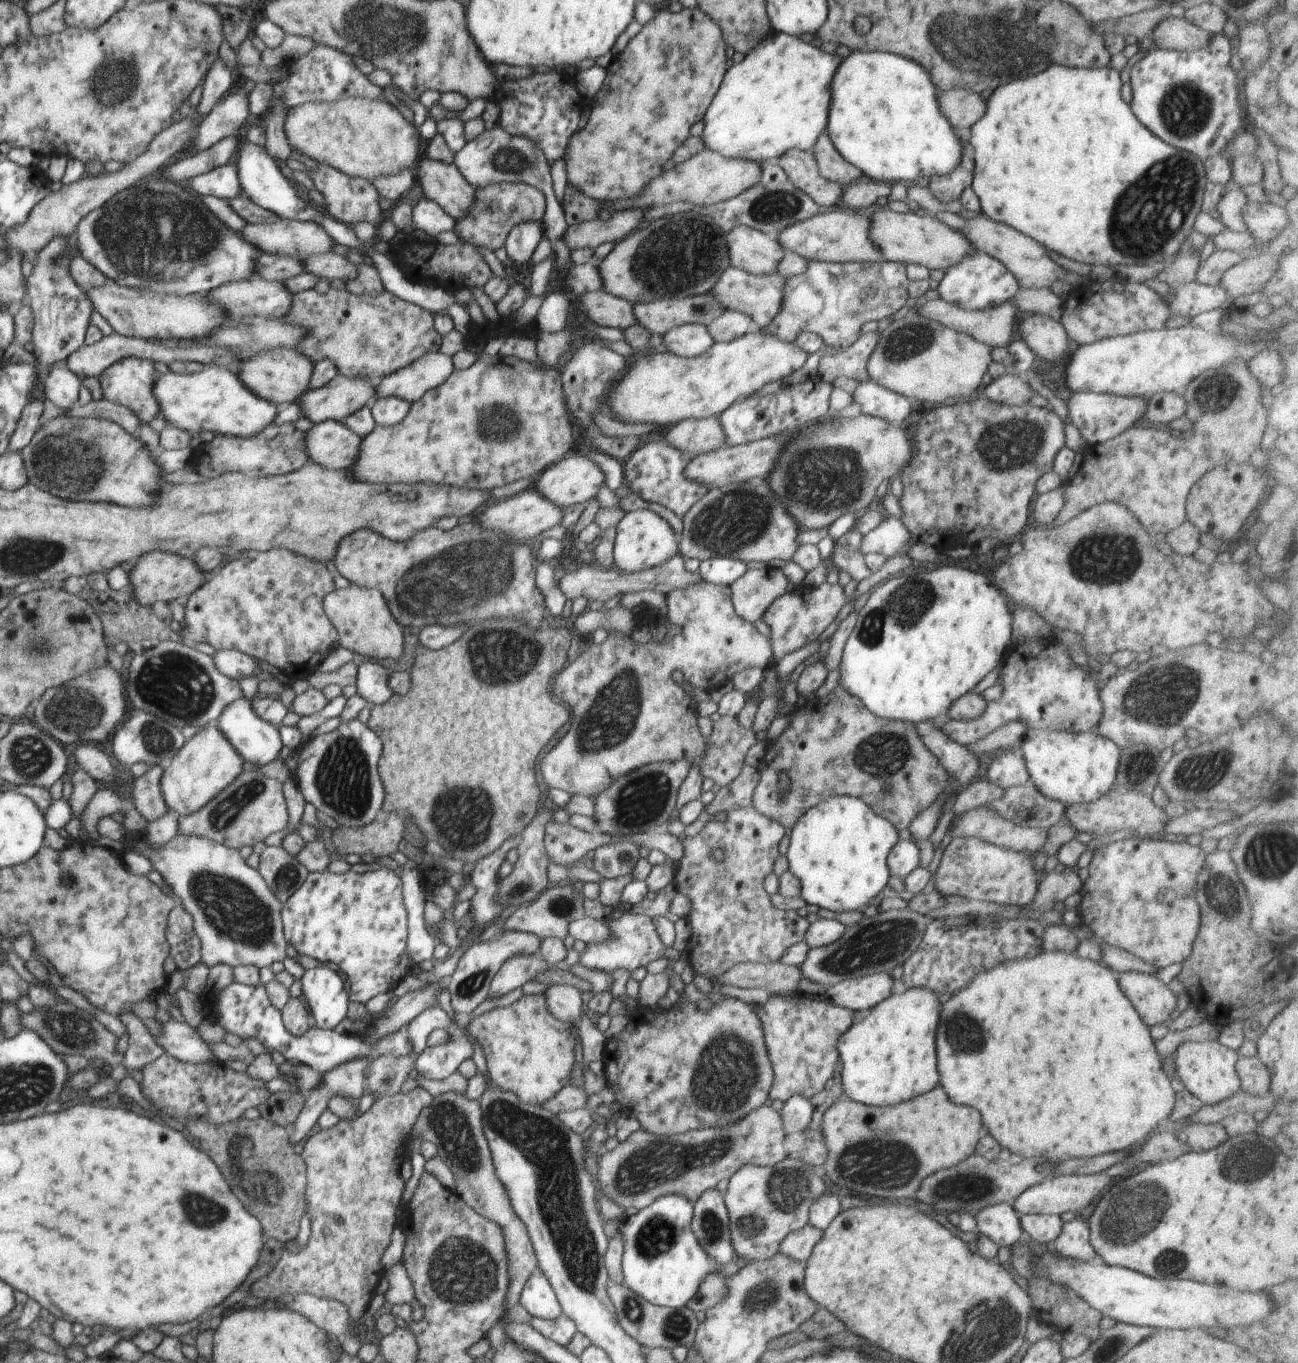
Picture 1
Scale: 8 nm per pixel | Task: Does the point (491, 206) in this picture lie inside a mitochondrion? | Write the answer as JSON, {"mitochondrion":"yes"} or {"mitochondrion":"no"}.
{"mitochondrion":"yes"}

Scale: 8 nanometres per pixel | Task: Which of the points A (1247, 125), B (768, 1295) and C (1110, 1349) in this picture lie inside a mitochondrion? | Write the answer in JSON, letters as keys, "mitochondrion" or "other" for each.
{"A":"other","B":"mitochondrion","C":"mitochondrion"}

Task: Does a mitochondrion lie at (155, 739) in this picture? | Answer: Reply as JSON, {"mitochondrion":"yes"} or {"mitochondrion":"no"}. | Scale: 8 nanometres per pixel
{"mitochondrion":"yes"}

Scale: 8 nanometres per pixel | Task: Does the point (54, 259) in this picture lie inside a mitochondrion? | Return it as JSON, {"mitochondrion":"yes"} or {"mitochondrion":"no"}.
{"mitochondrion":"yes"}

